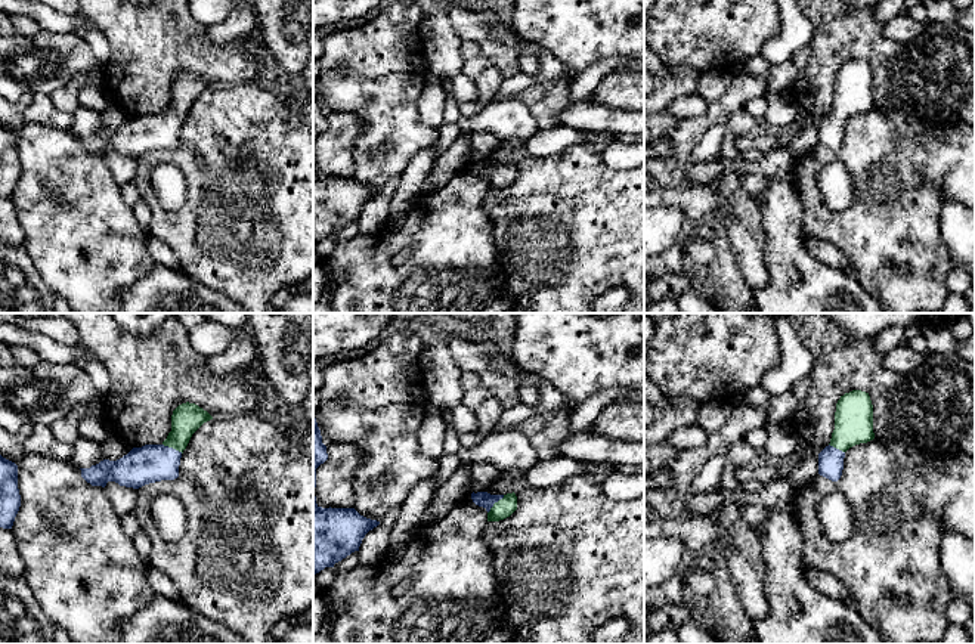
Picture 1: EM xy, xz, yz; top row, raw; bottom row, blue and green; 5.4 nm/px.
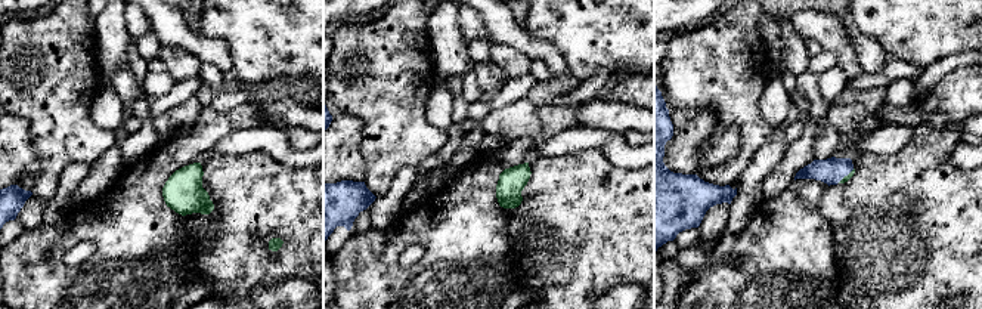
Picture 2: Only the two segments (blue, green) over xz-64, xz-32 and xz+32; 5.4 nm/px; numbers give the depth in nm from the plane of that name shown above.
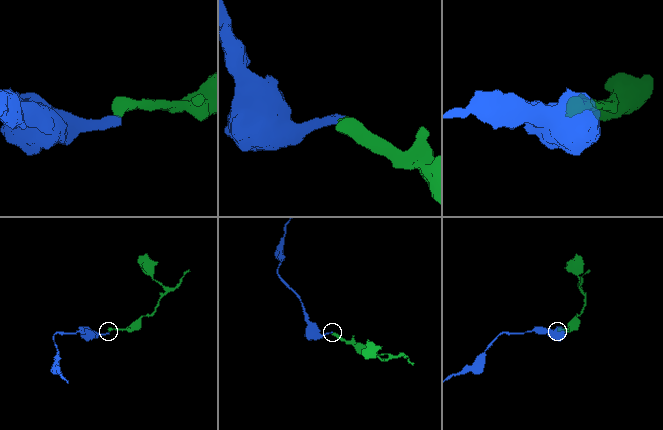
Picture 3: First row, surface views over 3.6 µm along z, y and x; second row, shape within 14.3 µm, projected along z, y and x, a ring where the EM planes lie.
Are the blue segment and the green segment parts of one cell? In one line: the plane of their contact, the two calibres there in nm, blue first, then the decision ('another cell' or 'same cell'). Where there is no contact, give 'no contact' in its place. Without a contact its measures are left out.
contact in xz; calibres 90 and 100 nm; same cell

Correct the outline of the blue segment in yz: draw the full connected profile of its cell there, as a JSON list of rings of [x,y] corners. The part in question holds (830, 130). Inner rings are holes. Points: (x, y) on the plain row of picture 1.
[[[861,59],[845,62],[836,72],[830,112],[818,123],[818,143],[838,151],[842,145],[845,121],[873,108],[873,74],[869,62]]]

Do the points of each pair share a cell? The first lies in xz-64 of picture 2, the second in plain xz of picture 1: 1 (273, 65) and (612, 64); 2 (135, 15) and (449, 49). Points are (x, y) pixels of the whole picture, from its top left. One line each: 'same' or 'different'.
1: different
2: different

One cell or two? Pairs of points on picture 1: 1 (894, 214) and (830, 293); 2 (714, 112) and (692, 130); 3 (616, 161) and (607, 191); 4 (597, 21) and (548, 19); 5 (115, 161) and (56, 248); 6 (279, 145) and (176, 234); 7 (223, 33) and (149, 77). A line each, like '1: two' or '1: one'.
1: two
2: one
3: two
4: one
5: two
6: one
7: two

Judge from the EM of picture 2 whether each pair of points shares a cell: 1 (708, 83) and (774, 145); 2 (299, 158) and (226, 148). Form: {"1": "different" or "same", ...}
{"1": "different", "2": "same"}

